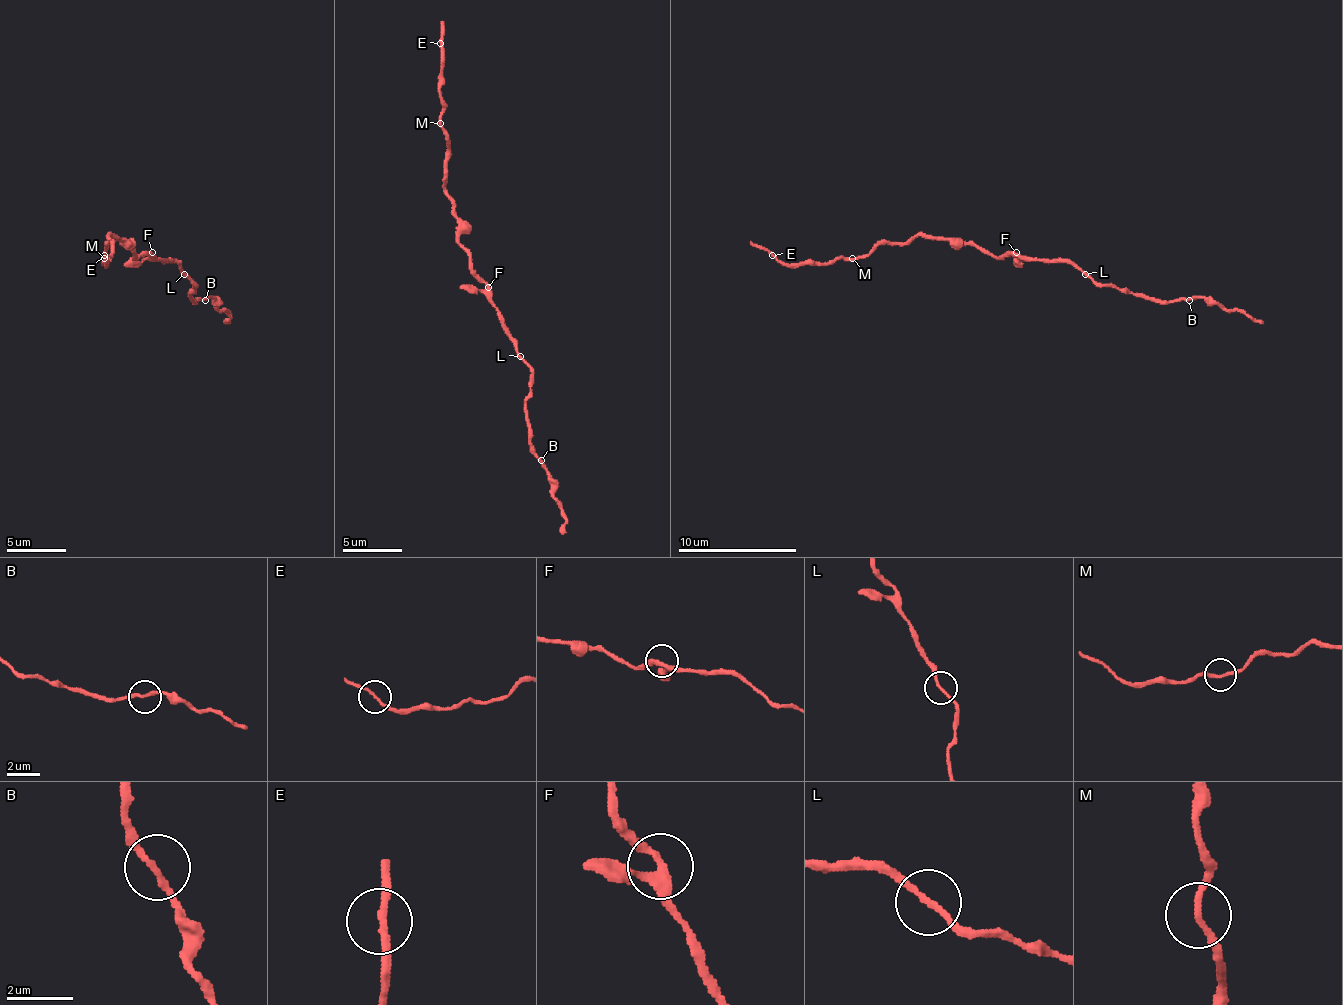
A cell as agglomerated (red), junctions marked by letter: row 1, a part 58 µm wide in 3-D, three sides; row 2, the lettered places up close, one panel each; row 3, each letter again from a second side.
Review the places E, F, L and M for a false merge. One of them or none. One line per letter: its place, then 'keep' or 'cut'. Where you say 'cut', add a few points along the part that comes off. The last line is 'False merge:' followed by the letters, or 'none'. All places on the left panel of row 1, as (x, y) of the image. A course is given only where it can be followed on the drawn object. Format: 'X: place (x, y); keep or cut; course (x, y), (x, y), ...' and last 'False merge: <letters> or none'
E: place (104, 255); keep
F: place (152, 252); keep
L: place (184, 274); keep
M: place (104, 258); keep
False merge: none

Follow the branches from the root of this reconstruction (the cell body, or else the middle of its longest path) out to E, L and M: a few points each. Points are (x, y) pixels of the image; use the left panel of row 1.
E: (152, 255), (137, 255), (119, 237), (107, 237), (110, 255), (104, 258), (107, 258), (104, 264), (104, 255)
L: (152, 255), (155, 258), (172, 258), (184, 273)
M: (152, 255), (137, 255), (119, 237), (107, 237), (110, 255), (104, 258)

